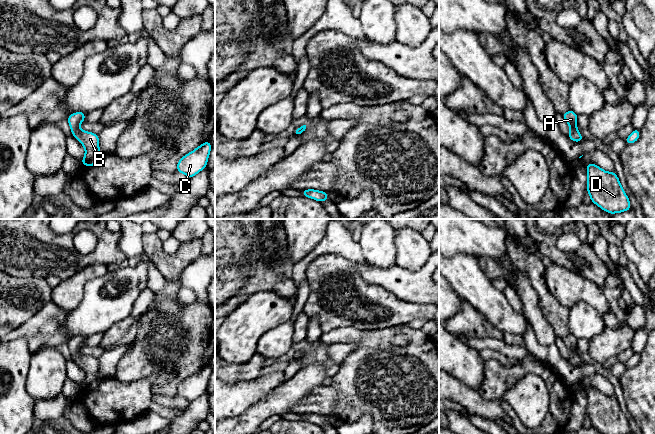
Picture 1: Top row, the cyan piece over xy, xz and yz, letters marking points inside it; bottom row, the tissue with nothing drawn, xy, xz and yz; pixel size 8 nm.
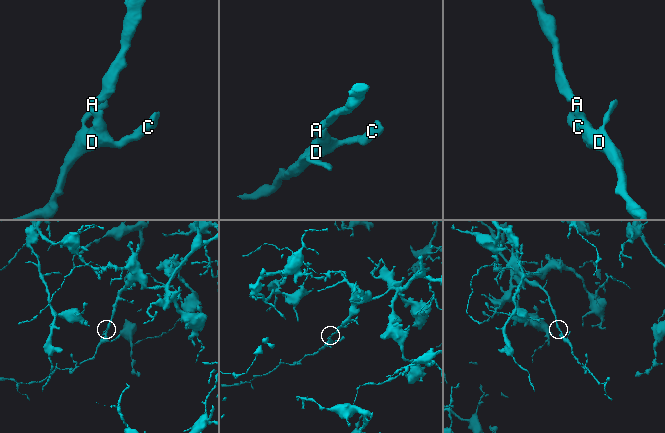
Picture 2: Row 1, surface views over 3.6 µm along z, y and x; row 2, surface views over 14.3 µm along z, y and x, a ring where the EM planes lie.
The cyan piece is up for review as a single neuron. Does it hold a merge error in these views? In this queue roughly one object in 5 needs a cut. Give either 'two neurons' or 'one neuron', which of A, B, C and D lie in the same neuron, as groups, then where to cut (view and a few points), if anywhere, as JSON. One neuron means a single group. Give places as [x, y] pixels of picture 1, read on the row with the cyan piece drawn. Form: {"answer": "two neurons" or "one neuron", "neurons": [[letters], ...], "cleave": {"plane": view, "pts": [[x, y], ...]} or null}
{"answer": "one neuron", "neurons": [["A", "B", "C", "D"]], "cleave": null}

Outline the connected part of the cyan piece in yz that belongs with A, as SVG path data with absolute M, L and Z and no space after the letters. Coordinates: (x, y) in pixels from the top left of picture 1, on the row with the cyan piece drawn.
M569 110L566 113L562 114L564 120L568 123L570 126L570 131L567 134L567 136L574 142L581 142L584 140L584 138L581 136L580 132L577 130L577 117L578 115L572 111Z

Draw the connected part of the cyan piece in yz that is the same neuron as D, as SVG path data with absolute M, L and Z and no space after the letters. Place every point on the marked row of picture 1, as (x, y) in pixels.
M593 163L586 165L587 191L591 202L611 215L631 210L630 200L616 173L606 172Z

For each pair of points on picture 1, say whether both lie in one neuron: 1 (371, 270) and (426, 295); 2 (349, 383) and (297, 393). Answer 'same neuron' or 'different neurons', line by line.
1: same neuron
2: different neurons

